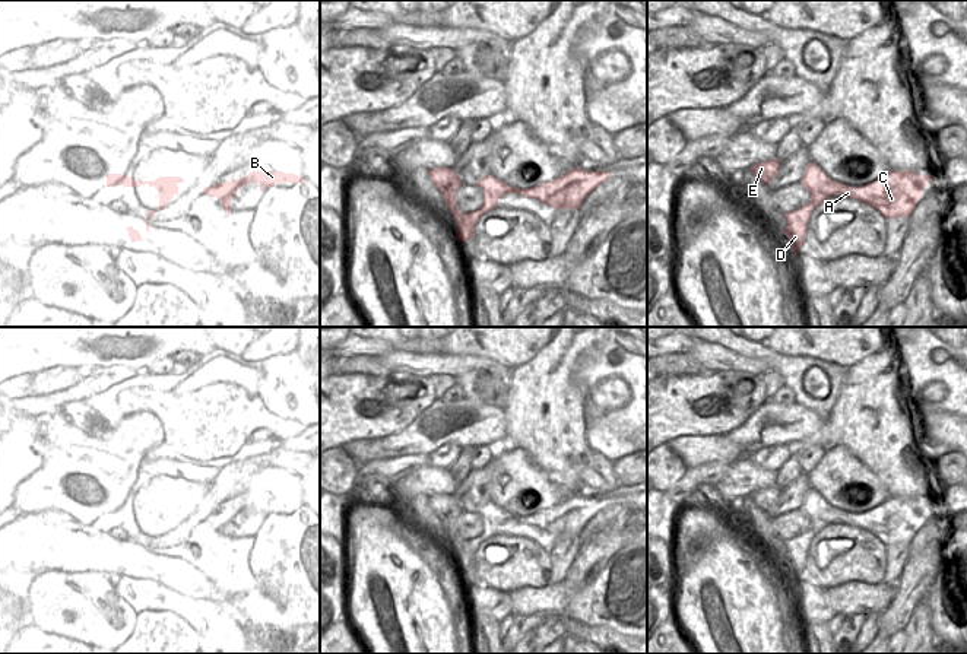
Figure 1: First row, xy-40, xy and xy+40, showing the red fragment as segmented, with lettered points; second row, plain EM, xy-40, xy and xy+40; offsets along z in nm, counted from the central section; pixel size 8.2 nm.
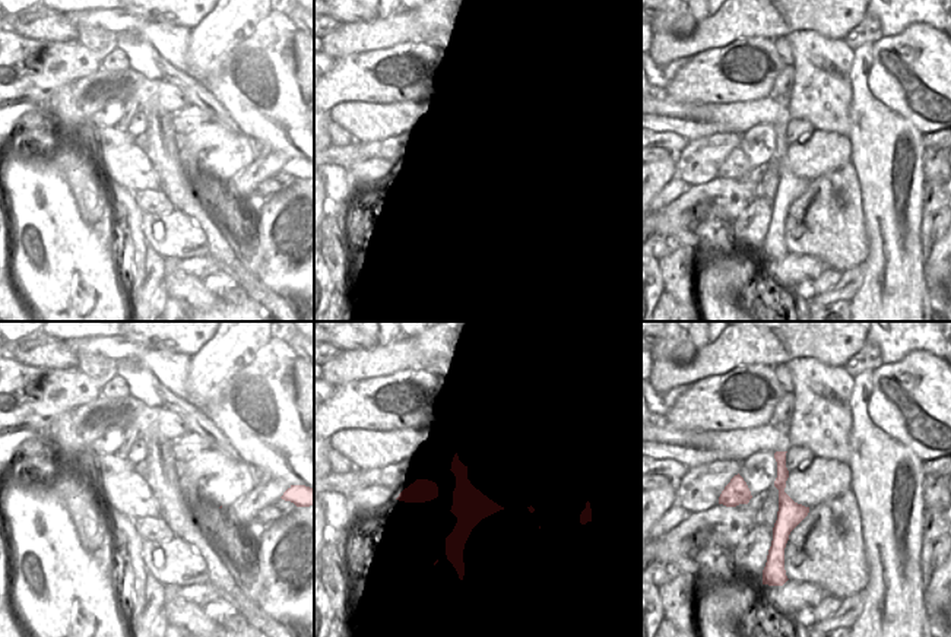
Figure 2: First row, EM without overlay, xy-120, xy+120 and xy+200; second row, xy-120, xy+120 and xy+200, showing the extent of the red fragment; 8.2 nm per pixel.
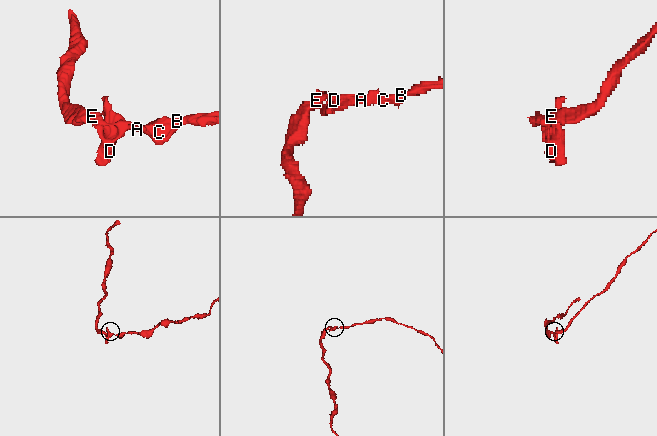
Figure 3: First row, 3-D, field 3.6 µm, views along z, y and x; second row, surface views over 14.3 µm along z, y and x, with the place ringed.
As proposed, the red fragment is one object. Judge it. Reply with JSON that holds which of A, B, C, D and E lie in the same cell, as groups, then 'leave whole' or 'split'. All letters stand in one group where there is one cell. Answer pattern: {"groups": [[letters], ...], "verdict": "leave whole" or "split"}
{"groups": [["A", "B", "C", "D"], ["E"]], "verdict": "split"}

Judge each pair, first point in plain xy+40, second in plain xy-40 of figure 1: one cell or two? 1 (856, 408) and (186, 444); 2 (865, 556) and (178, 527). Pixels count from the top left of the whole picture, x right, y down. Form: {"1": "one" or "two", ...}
{"1": "two", "2": "two"}

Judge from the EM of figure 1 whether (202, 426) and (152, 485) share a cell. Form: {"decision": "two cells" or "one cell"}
{"decision": "two cells"}

